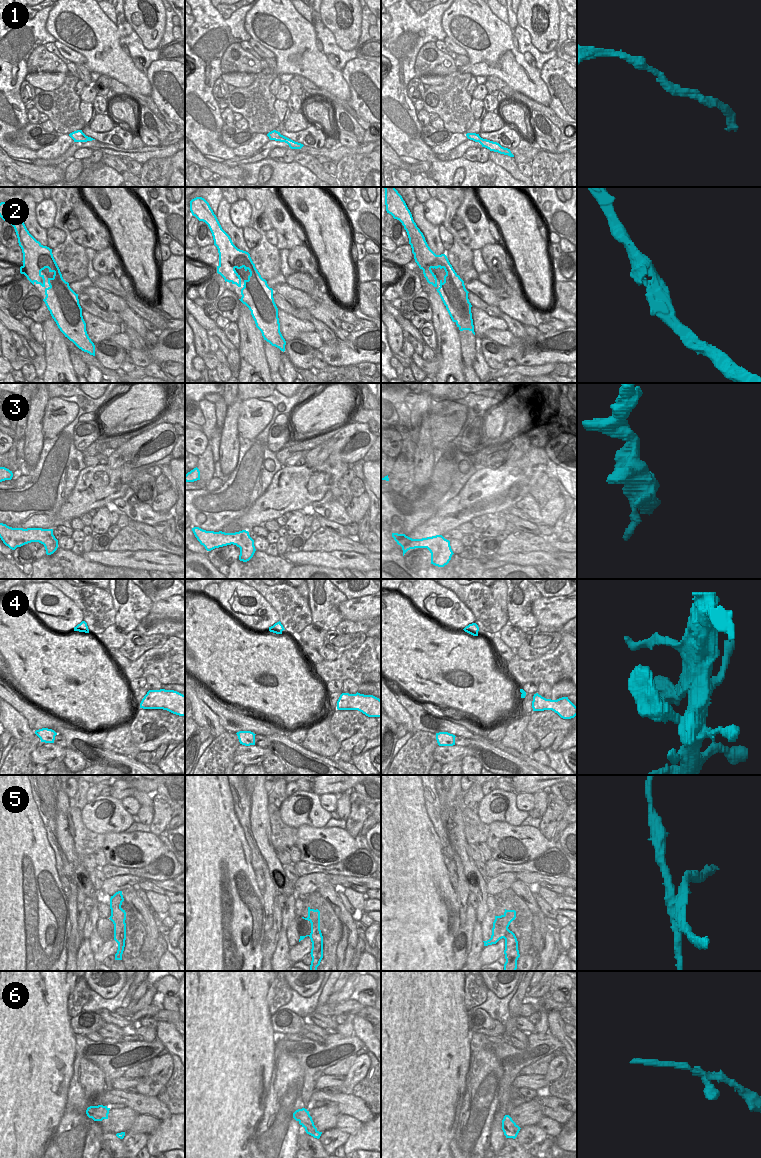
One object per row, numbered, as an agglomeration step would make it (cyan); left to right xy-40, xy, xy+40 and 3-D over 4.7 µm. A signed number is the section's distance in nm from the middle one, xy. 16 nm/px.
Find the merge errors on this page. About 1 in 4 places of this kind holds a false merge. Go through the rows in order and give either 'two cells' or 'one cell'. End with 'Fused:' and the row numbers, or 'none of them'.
1: one cell
2: one cell
3: one cell
4: one cell
5: one cell
6: one cell
Fused: none of them

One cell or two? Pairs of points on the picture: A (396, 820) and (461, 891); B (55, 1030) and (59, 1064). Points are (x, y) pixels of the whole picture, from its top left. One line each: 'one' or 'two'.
A: two
B: one

